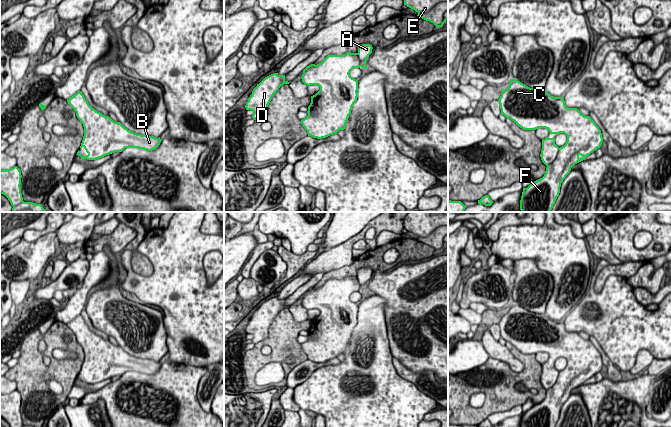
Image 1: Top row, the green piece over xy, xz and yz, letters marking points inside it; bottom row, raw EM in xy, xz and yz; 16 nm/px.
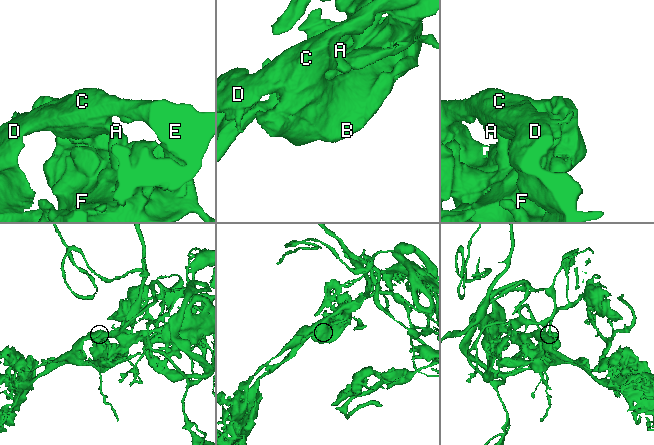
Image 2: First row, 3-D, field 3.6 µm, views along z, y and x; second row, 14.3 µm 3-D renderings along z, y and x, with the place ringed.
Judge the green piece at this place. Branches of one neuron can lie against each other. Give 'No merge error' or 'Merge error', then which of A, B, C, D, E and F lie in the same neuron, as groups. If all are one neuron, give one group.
No merge error. Groups: A B C D E F

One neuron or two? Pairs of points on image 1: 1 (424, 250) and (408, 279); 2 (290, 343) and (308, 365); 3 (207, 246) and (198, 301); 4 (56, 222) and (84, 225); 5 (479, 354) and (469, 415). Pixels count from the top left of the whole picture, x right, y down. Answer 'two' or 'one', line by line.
1: two
2: two
3: one
4: two
5: two

